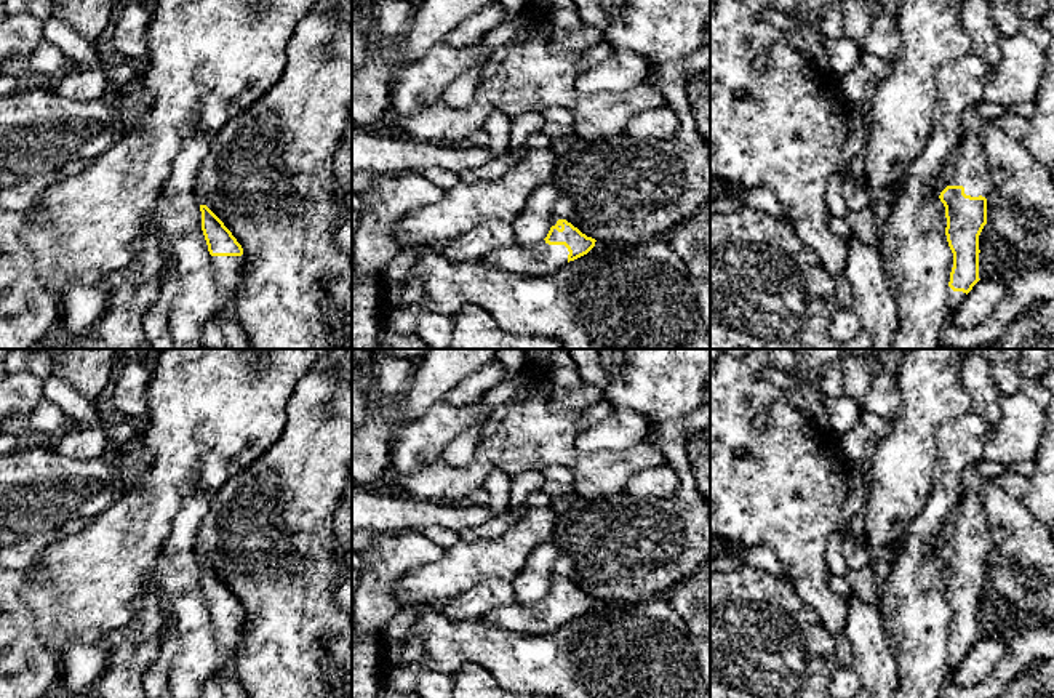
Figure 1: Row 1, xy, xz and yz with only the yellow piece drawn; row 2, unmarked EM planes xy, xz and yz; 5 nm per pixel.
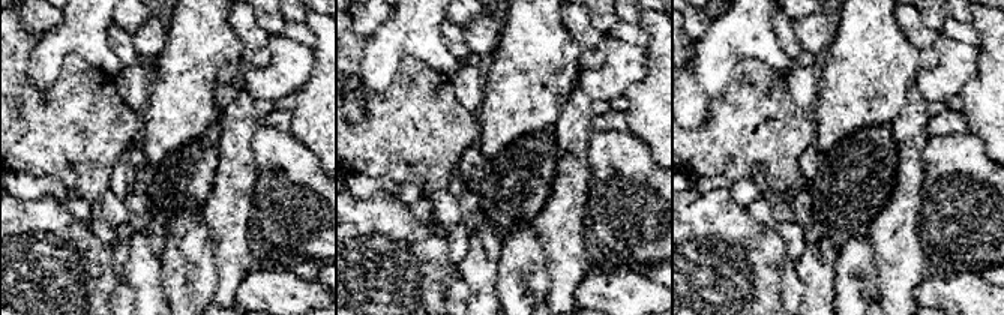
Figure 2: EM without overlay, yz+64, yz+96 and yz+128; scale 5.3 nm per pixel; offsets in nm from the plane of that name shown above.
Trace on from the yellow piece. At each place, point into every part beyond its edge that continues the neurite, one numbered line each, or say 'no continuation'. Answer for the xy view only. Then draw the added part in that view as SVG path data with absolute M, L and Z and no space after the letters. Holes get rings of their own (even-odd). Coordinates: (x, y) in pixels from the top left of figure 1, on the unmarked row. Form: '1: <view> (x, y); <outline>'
1: xy (229, 629); M211 615L211 626L219 653L219 668L214 684L222 690L224 698L248 698L238 682L235 661L245 636L246 615Z

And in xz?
1: xz (538, 618); M545 599L523 605L496 608L483 621L493 626L505 628L512 632L545 634L568 621L568 607L565 604L549 604Z

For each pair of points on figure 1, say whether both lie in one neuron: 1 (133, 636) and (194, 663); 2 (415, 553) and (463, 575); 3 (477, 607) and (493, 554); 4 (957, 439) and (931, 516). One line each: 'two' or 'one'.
1: two
2: two
3: two
4: one

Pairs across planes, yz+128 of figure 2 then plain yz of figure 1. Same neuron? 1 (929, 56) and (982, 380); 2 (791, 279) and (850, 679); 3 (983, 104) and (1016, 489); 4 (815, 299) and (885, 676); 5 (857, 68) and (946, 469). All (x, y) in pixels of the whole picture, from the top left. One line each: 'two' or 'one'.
1: one
2: one
3: two
4: one
5: two

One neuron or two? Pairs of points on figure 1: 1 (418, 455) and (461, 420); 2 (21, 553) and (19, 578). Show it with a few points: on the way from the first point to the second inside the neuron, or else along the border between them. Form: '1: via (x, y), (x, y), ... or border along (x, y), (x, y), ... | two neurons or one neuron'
1: via (429, 444), (450, 423) | one neuron
2: border along (16, 569), (24, 572) | two neurons

